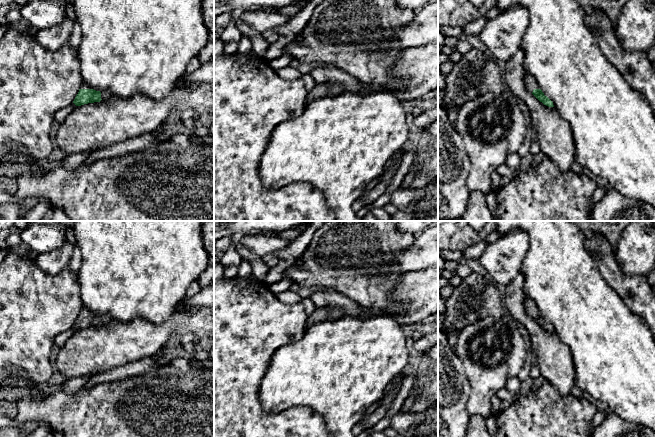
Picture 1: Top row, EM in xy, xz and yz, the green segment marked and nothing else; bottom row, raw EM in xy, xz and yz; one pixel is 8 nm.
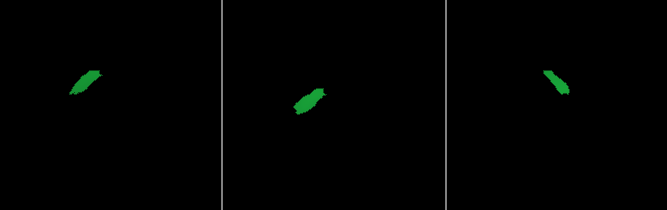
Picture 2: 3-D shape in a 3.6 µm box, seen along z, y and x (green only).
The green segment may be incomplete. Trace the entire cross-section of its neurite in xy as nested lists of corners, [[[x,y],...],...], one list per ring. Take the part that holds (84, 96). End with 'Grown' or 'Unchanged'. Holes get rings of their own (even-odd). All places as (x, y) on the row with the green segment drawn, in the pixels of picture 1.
[[[83,83],[76,95],[73,103],[76,106],[81,106],[88,103],[100,102],[110,97],[108,91],[96,91],[92,89],[88,84]]]. Grown

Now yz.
[[[527,71],[524,74],[523,80],[526,89],[530,93],[532,93],[540,102],[542,102],[544,105],[548,107],[554,107],[553,102],[547,96],[544,95],[535,78]]]. Grown

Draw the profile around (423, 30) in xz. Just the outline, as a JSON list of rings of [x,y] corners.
[[[438,0],[421,8],[397,39],[403,50],[438,42]]]

